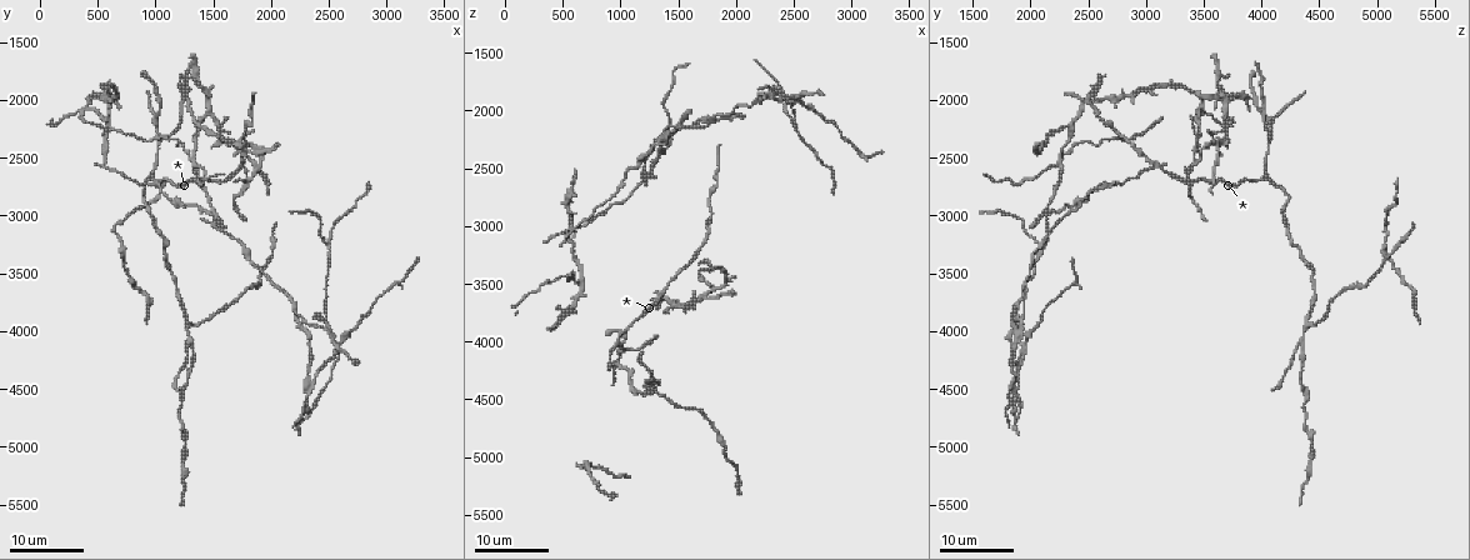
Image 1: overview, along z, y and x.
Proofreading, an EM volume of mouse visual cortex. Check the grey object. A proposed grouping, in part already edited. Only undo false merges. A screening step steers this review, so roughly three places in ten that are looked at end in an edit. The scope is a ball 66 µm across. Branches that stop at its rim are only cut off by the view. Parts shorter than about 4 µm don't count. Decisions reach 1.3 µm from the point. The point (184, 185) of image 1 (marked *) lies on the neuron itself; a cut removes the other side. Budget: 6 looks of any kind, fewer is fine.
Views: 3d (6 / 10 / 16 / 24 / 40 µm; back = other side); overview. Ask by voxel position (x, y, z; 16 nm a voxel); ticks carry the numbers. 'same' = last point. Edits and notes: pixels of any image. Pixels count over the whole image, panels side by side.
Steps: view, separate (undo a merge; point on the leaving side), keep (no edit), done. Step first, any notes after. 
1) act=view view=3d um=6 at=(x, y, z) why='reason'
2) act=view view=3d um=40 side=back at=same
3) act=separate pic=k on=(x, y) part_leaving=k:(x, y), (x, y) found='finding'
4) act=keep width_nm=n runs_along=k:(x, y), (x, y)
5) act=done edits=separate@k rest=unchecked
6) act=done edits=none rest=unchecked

act=view view=3d um=16 at=(1820, 2700, 3380) why='looks like a crossing'

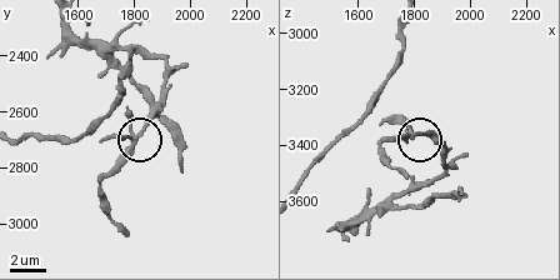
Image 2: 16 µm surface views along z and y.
act=view view=3d um=10 at=(1800, 2690, 3350)

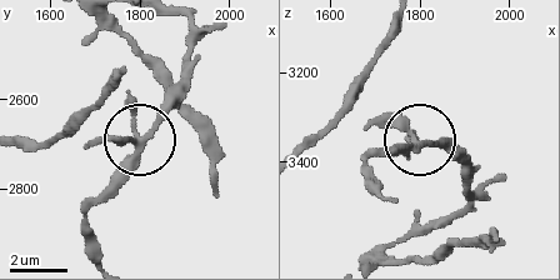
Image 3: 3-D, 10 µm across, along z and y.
act=keep arms=4 runs_along=3:(25, 139), (138, 141), (93, 200) found='continuous, no second neuron'

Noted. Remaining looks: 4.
act=view view=3d um=24 at=(1280, 4120, 4340) why='a fork'

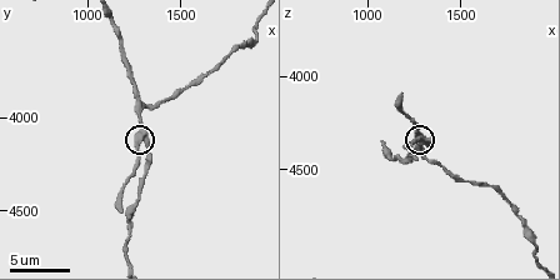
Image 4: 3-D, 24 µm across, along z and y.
act=view view=3d um=10 at=same

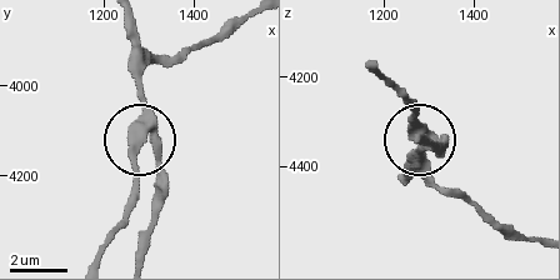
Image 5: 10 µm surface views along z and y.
act=view view=3d um=10 side=back at=same

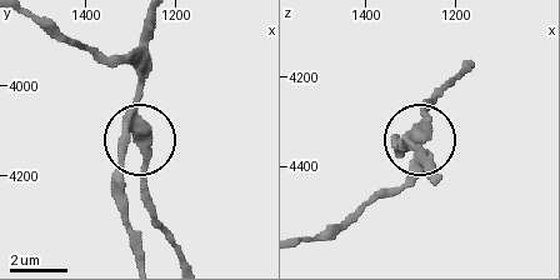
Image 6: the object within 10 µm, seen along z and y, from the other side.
act=separate pic=6 on=(144, 184) width_nm=360 part_leaving=6:(143, 145), (143, 186), (151, 215), (180, 258) found='two neurons meet here'

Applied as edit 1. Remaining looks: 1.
act=done edits=separate@6 rest=unchecked

